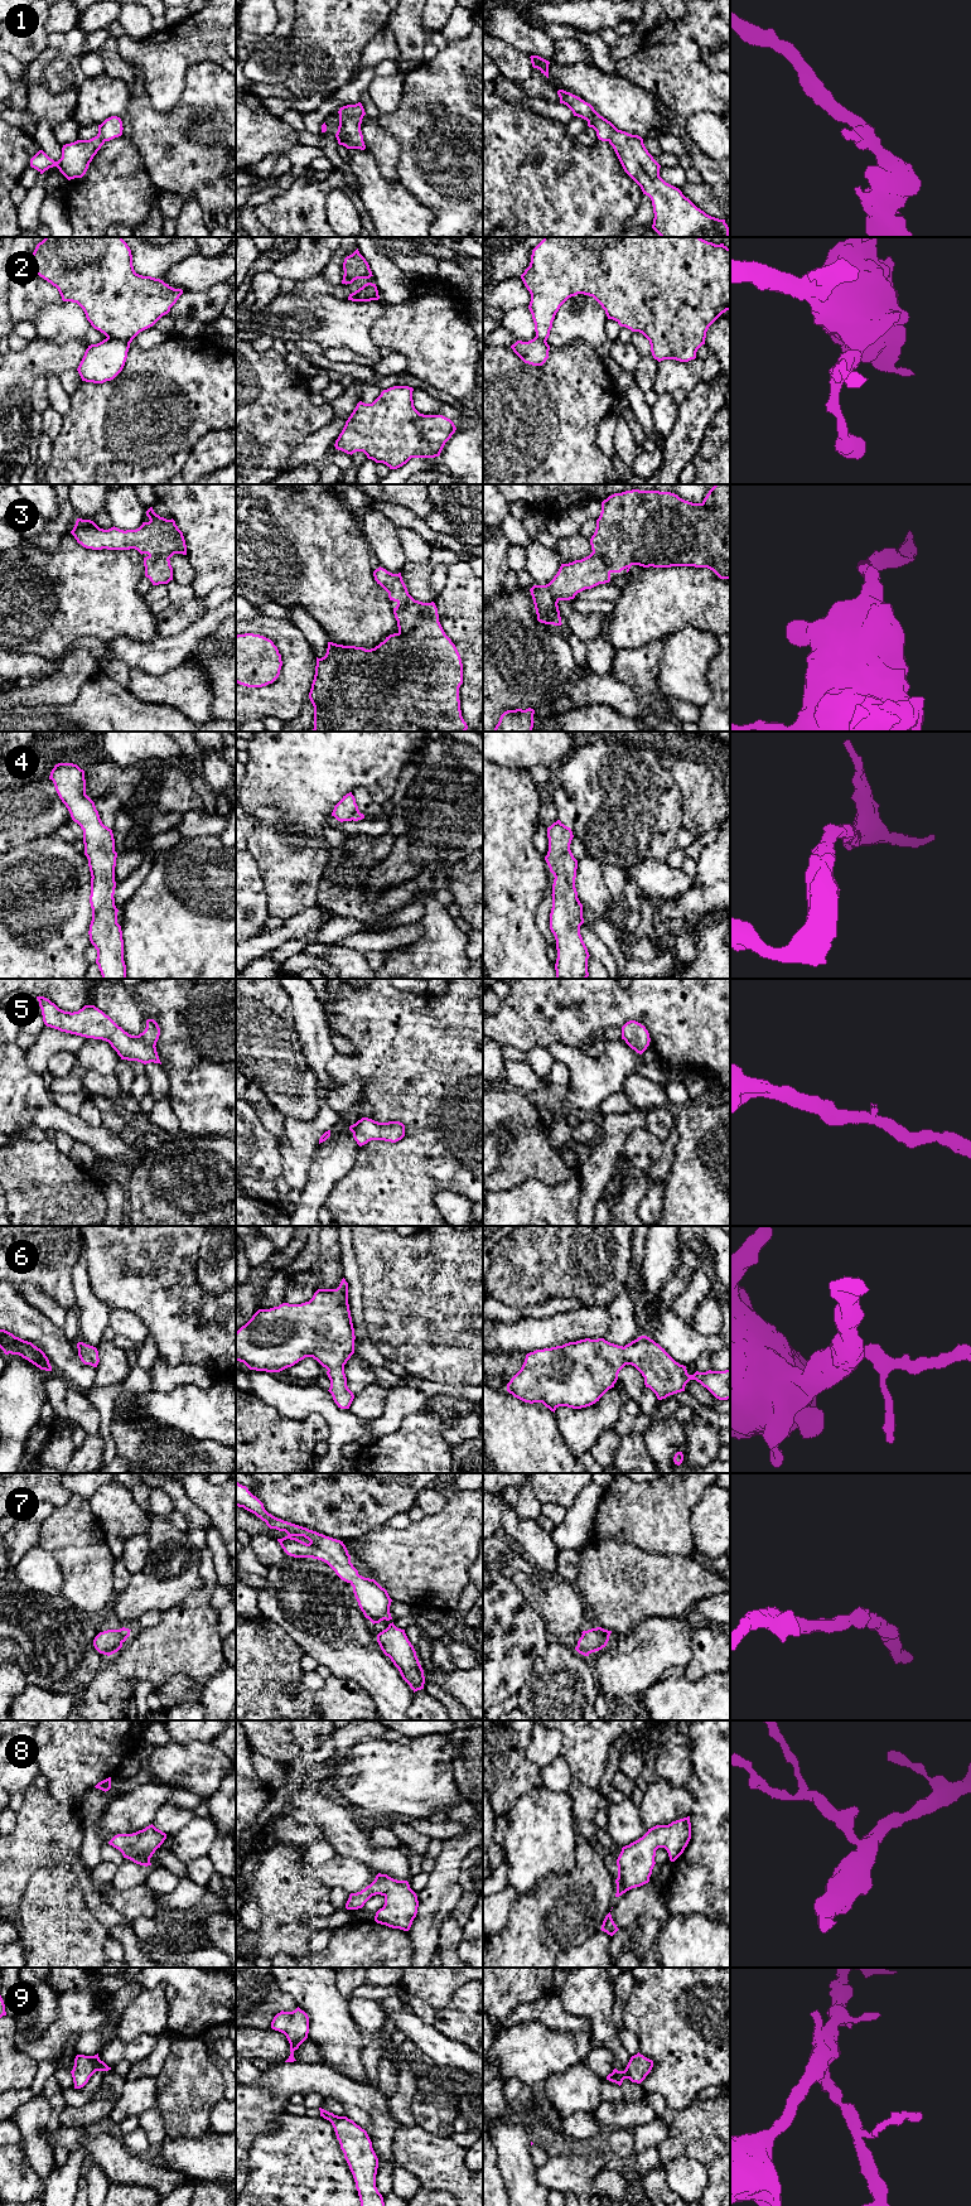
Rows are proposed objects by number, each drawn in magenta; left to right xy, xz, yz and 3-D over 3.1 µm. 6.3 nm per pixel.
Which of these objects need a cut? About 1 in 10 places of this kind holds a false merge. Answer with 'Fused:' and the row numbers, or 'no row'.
Fused: 2

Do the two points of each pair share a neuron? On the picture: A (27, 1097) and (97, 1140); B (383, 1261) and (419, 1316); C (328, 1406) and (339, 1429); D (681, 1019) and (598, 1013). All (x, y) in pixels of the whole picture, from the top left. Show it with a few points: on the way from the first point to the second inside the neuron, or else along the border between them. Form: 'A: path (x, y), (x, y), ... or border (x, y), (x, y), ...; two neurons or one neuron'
A: path (44, 1108), (54, 1118), (72, 1124), (80, 1130); one neuron
B: path (397, 1275), (419, 1297), (419, 1302); one neuron
C: path (331, 1412), (339, 1424); one neuron
D: path (661, 1010), (618, 1010); one neuron

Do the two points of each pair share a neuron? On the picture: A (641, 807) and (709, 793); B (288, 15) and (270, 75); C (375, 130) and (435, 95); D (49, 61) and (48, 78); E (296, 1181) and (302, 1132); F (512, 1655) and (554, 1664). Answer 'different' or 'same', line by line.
A: different
B: same
C: different
D: same
E: same
F: different

